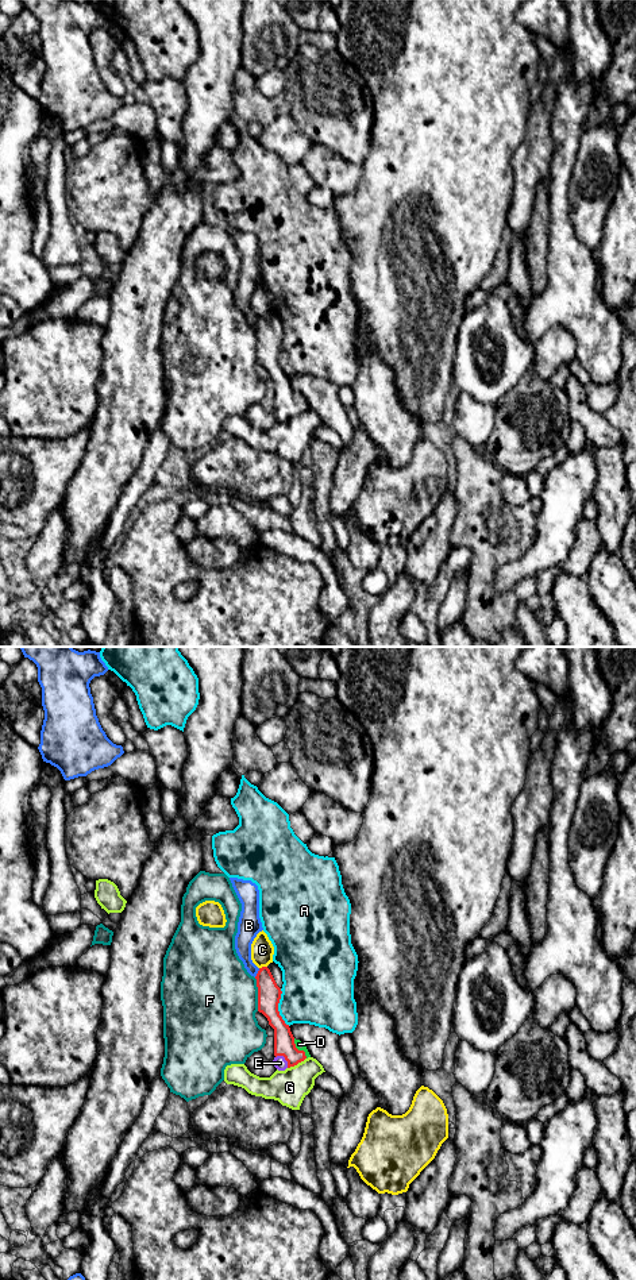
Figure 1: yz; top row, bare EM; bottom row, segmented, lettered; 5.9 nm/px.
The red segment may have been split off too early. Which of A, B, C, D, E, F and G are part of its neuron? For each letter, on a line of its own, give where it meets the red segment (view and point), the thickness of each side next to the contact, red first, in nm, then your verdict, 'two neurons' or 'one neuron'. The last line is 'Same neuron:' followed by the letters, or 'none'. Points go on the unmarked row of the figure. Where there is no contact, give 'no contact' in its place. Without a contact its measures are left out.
A: contact yz (277, 359); calibres 140 and 400 nm; two neurons
B: contact yz (258, 324); calibres 140 and 110 nm; two neurons
C: contact yz (262, 319); calibres 140 and 140 nm; two neurons
D: contact yz (297, 401); calibres 130 and 50 nm; one neuron
E: contact yz (285, 411); calibres 130 and 80 nm; one neuron
F: contact yz (258, 346); calibres 140 and 480 nm; two neurons
G: contact yz (296, 416); calibres 130 and 220 nm; two neurons
Same neuron: D, E

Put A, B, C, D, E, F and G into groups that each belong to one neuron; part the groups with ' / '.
A / B / C / D E / F / G

